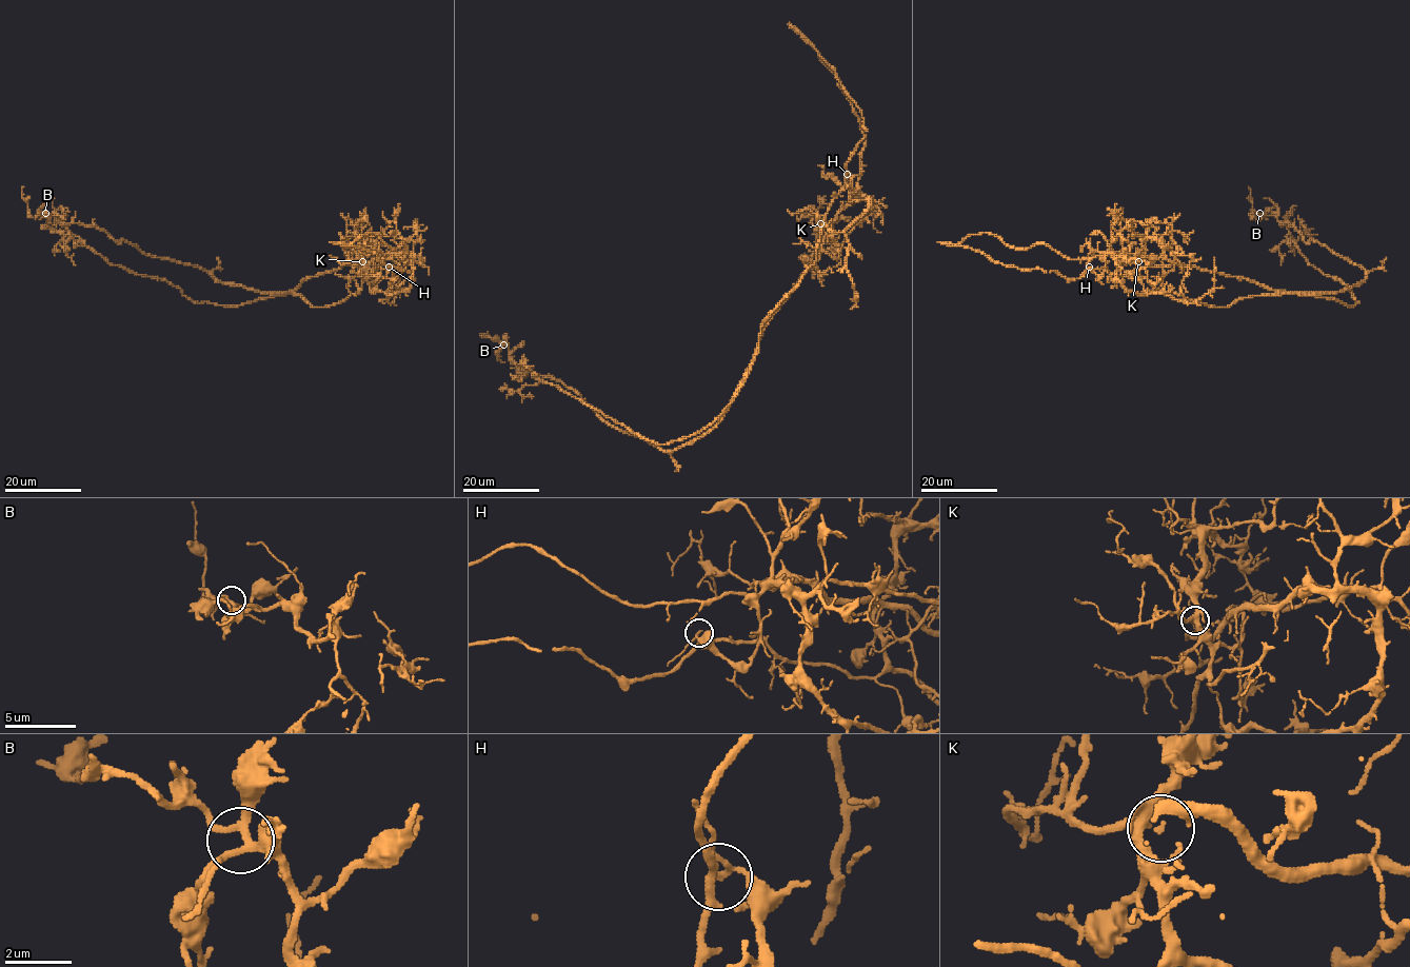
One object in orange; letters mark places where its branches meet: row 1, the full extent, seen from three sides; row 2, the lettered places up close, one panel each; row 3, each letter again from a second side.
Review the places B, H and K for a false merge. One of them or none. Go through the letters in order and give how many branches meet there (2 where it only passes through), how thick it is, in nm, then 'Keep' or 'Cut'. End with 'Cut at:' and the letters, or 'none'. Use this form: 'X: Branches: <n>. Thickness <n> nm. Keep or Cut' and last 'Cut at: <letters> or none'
B: Branches: 4. Thickness 220 nm. Keep
H: Branches: 4. Thickness 140 nm. Cut
K: Branches: 4. Thickness 240 nm. Keep
Cut at: H

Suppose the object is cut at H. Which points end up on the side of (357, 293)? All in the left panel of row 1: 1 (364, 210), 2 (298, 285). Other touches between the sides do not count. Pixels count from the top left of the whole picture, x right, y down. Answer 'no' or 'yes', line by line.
1: yes
2: no

